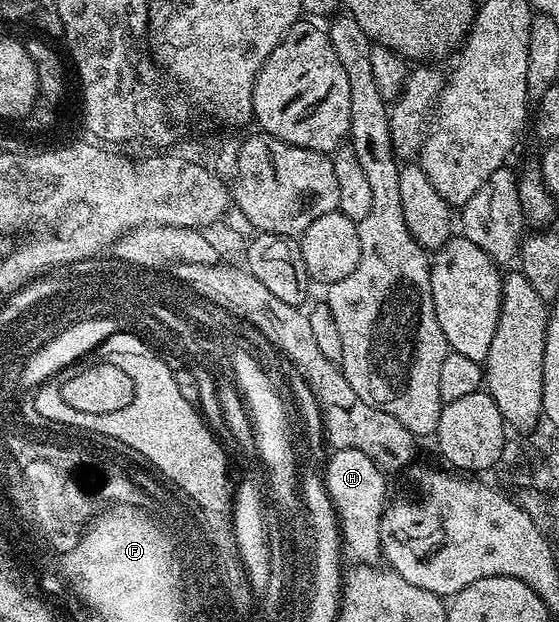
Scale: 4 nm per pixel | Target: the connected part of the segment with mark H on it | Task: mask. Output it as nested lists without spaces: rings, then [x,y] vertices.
[[[333,449],[324,462],[324,485],[340,526],[340,540],[361,563],[373,563],[381,557],[381,511],[387,491],[381,476],[382,470],[363,451]]]

